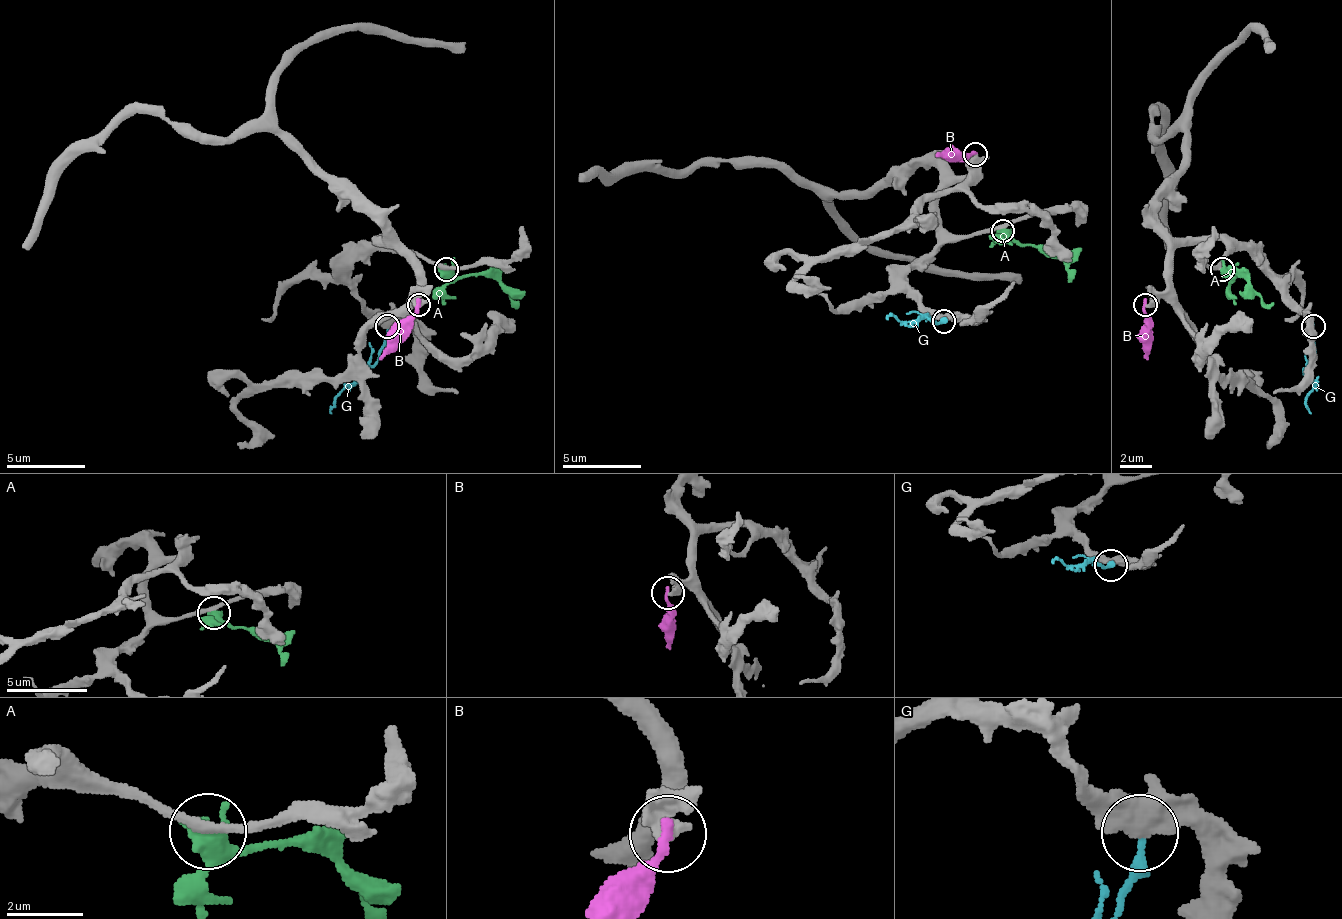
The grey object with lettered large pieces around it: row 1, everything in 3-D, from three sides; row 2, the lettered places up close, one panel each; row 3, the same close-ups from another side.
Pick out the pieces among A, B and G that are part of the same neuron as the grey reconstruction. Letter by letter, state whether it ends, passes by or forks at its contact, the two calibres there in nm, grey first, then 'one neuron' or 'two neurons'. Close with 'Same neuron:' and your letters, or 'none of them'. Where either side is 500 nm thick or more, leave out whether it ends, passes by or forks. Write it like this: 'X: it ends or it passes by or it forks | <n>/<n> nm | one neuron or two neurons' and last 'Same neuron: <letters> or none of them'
A: it forks | 240/400 nm | two neurons
B: it ends | 420/240 nm | two neurons
G: it ends | 480/220 nm | two neurons
Same neuron: none of them

